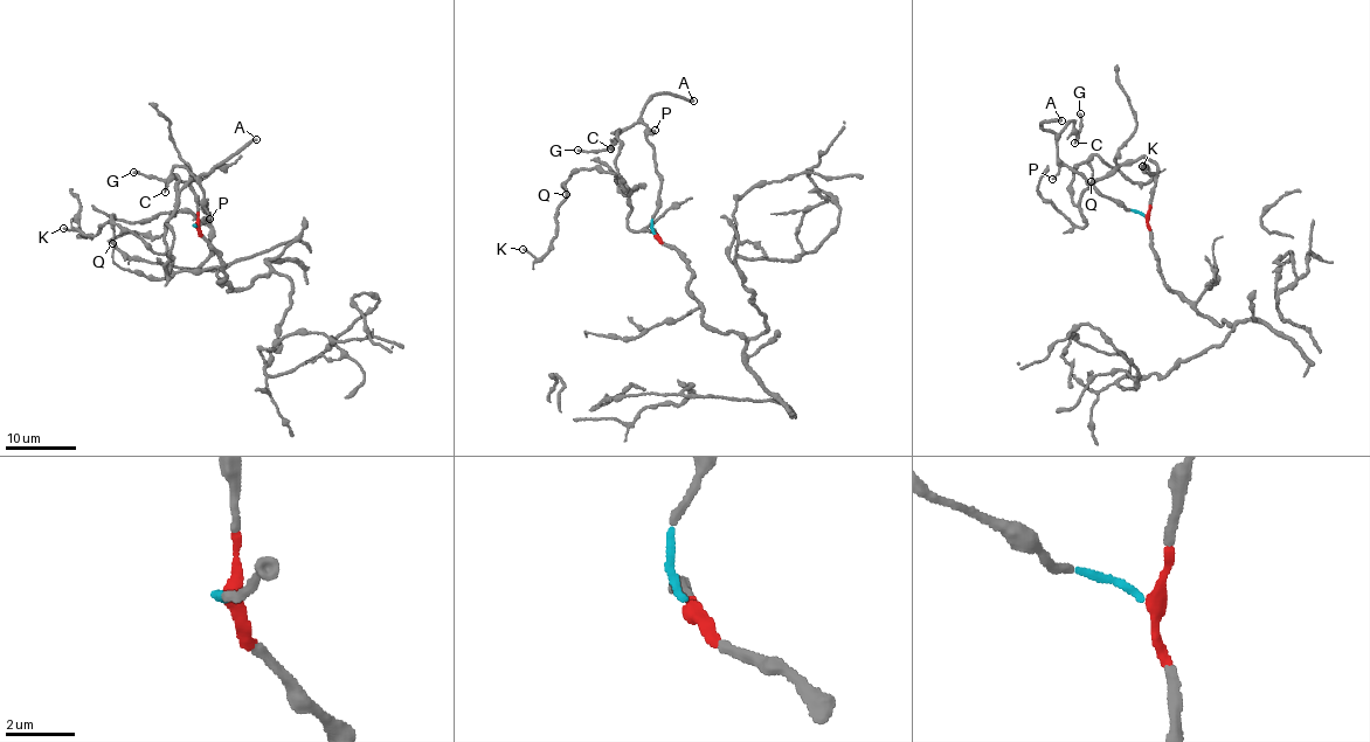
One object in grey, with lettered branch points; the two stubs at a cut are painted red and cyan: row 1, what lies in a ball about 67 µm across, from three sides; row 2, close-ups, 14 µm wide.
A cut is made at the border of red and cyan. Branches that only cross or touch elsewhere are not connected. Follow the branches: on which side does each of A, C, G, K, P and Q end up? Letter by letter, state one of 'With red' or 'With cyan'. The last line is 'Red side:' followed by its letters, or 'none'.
A: With cyan
C: With cyan
G: With cyan
K: With red
P: With cyan
Q: With red
Red side: K, Q

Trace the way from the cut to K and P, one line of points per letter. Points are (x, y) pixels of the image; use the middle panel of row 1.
K: (654, 235), (630, 229), (631, 188), (583, 167), (564, 189), (552, 247), (539, 258), (523, 248)
P: (654, 234), (651, 216), (658, 207), (661, 184), (654, 150), (647, 138), (655, 130)

